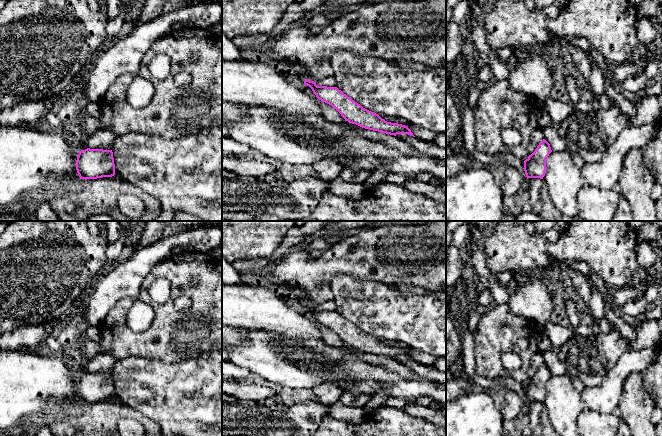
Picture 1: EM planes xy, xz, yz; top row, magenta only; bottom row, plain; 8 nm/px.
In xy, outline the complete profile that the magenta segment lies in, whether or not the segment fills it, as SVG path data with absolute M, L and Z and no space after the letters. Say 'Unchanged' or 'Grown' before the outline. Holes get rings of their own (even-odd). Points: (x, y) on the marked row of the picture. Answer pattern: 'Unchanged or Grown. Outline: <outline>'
Unchanged. Outline: M90 149L79 151L76 170L80 179L97 179L115 175L112 150Z

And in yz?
Unchanged. Outline: M543 139L535 151L524 161L524 171L528 178L543 179L546 173L546 160L552 152L550 144Z

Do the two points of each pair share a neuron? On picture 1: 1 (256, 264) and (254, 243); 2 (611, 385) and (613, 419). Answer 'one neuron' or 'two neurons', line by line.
1: two neurons
2: two neurons

